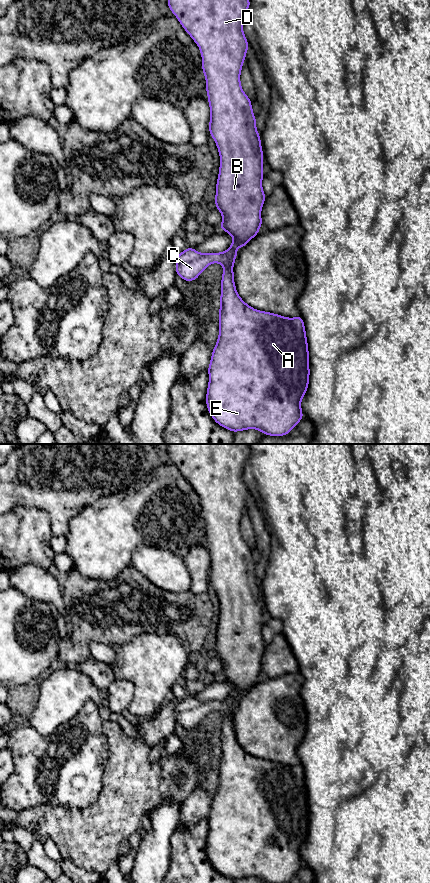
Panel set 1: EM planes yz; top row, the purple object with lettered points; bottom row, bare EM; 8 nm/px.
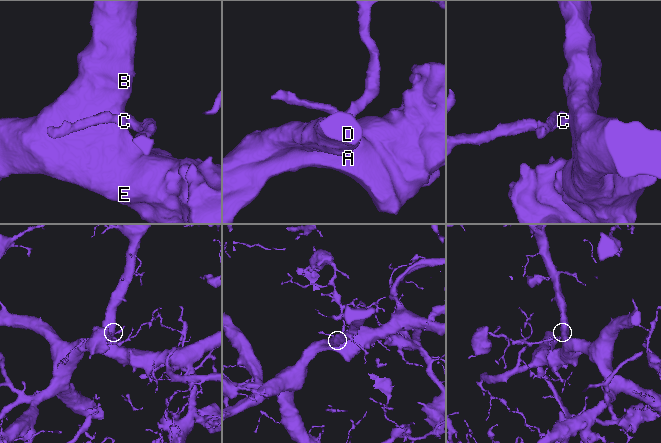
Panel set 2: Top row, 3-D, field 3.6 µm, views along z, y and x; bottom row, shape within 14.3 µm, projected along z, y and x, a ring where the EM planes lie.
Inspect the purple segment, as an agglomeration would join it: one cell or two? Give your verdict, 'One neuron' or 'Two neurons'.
One neuron

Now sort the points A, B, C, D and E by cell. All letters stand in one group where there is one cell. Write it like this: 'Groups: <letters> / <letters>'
Groups: A B C D E

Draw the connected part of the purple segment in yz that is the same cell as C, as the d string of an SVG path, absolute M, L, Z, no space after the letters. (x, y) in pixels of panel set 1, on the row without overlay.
M168 444L167 452L194 490L202 505L202 519L210 554L209 581L220 604L216 632L215 653L222 663L219 677L233 685L231 694L224 700L199 701L188 695L176 705L176 723L184 729L194 729L213 710L223 714L219 758L219 784L212 799L208 815L209 830L206 853L213 868L232 880L257 877L264 883L287 883L304 865L301 848L309 833L309 799L305 773L301 764L288 766L279 762L260 759L246 752L237 741L233 714L237 695L241 697L255 684L262 674L261 658L265 650L262 636L264 625L261 588L256 577L251 548L241 536L240 522L249 496L243 480L243 467L250 455L248 444Z

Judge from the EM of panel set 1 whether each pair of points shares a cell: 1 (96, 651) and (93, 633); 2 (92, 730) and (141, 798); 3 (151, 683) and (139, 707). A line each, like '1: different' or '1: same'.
1: different
2: different
3: same

